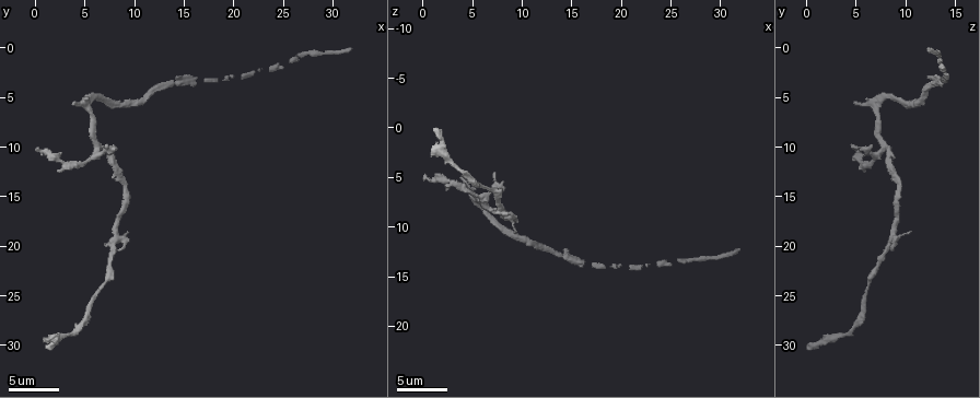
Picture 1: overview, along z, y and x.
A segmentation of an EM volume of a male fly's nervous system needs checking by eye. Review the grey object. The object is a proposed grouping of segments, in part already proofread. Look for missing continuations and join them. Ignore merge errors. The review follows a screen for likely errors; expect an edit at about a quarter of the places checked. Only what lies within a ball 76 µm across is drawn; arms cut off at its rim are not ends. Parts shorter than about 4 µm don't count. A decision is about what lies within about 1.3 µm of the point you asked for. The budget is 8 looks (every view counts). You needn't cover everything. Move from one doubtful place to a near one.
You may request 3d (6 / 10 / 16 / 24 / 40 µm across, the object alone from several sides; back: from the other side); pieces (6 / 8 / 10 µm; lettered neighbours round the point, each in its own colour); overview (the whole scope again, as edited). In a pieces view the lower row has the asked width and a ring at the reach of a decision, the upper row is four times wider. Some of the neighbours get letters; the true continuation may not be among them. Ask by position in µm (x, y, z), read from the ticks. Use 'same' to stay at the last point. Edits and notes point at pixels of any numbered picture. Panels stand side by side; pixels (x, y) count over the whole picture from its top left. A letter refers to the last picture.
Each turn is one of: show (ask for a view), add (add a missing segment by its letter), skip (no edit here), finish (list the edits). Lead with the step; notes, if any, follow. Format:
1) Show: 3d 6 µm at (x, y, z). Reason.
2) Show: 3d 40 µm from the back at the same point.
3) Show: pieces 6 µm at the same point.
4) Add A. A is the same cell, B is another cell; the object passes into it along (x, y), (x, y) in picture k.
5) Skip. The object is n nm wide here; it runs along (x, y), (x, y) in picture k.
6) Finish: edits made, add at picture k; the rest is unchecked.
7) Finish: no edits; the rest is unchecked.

Show: pieces 8 µm at (1.2, 30.4, 0.2). Long arm stops here.

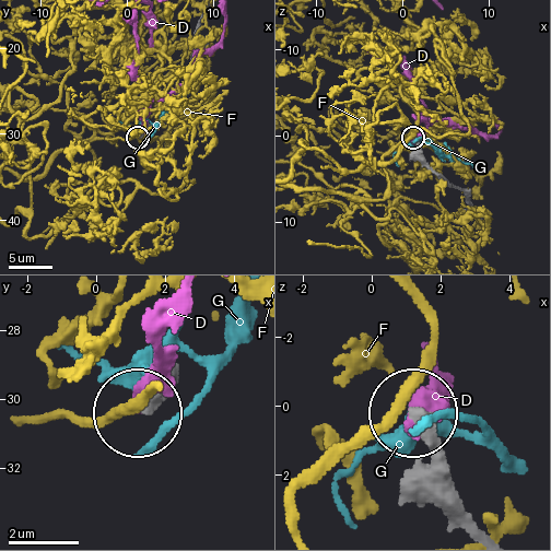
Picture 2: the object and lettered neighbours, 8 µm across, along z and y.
Skip. D, F and G are other cells; it runs along (482, 529), (453, 485), (444, 450), (414, 418) in picture 2; no lettered segment goes on from it.

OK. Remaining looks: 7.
Show: pieces 8 µm at (7.2, 10.0, 4.8). Tapers out.

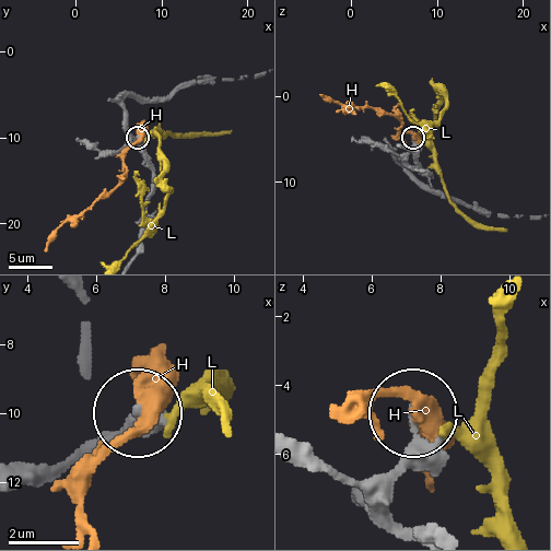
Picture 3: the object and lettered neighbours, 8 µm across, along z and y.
Skip. H and L are other cells; none of them fits.

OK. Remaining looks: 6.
Show: 3d 6 µm at (4.0, 5.4, 5.0). Branch stops here.

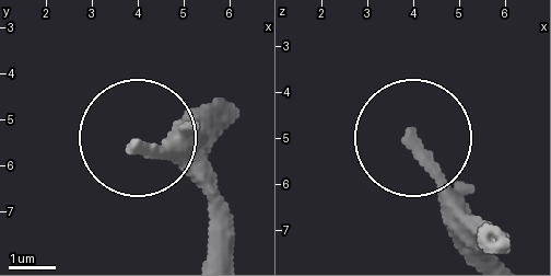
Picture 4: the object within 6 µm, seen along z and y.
Show: pieces 8 µm at (3.95, 5.55, 5.05).

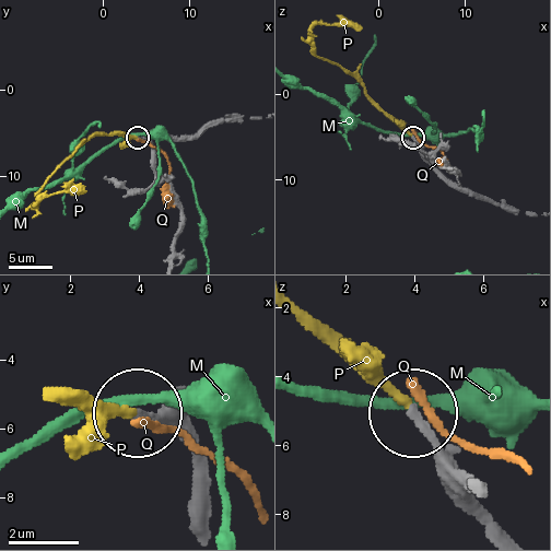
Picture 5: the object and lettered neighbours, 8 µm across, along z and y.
Add P. P is the same cell, M and Q are other cells; the neuron continues.

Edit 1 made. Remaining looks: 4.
Show: overview.

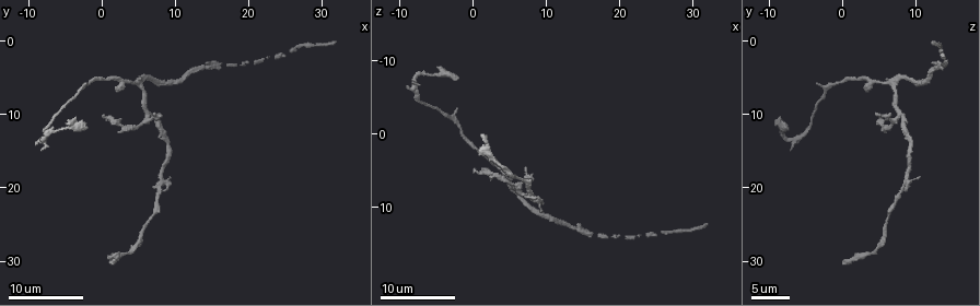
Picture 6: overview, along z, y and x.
Show: pieces 6 µm at (31.5, 0.0, 12.5). Branch stops here.

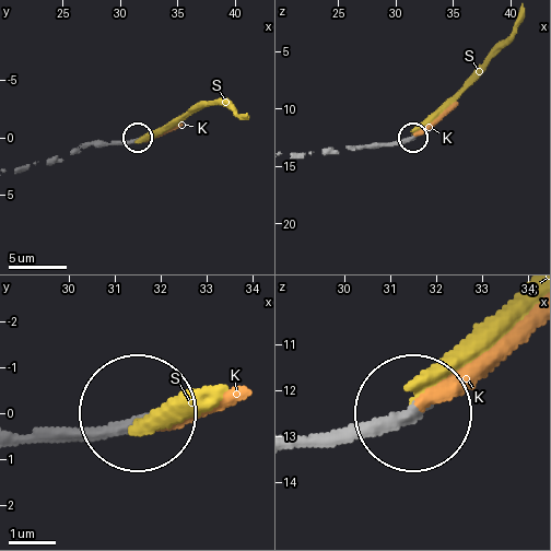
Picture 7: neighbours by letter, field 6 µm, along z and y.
Add K. The object is 230 nm wide here; K is the same cell, S is another cell; the object passes into it along (107, 143), (132, 143), (182, 126) in picture 7; the neuron continues.

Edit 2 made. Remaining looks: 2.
Finish: edits made, add at picture 5, add at picture 7; the rest is unchecked.

